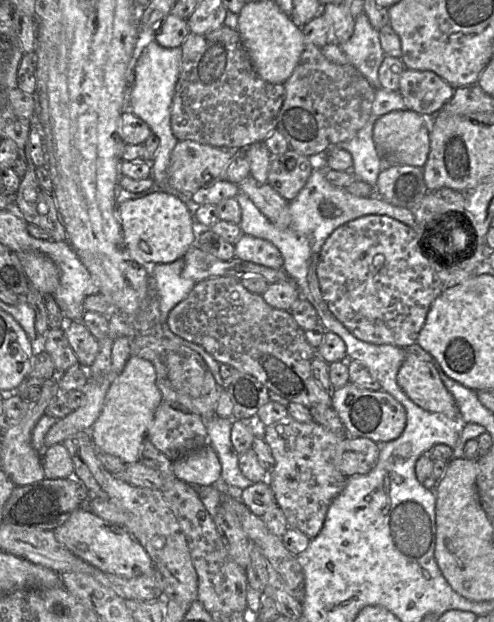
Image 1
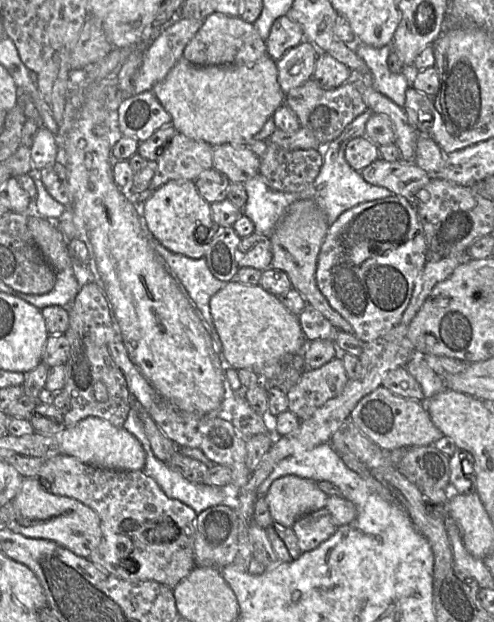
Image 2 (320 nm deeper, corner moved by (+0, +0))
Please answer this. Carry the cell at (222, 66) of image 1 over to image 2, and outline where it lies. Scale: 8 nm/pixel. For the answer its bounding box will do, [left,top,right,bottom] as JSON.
[182,13,268,66]

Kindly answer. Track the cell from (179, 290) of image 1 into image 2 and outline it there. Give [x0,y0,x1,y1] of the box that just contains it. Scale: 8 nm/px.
[147,232,228,369]

